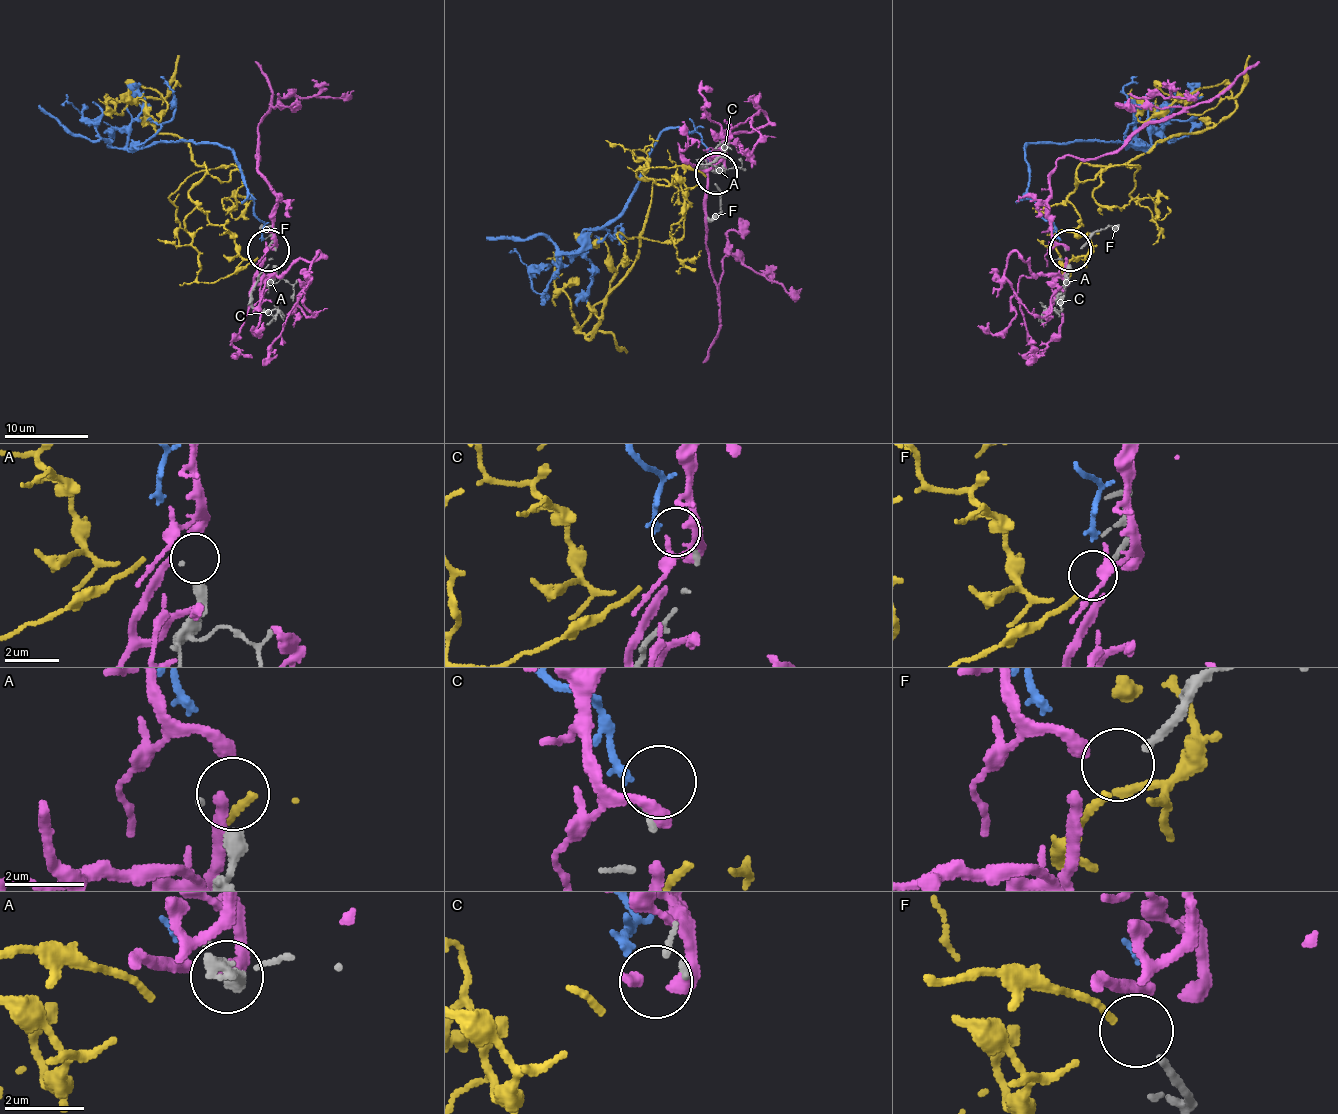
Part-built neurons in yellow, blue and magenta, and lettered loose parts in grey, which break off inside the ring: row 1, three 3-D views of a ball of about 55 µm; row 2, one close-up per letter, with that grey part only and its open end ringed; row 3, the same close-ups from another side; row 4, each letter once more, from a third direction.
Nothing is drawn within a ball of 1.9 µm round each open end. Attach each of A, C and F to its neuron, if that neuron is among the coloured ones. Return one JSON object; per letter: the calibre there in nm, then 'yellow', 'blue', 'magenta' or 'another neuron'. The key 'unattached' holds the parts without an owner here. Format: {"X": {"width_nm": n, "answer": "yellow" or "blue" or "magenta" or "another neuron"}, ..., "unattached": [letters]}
{"A": {"width_nm": 400, "answer": "another neuron"}, "C": {"width_nm": 180, "answer": "blue"}, "F": {"width_nm": 190, "answer": "yellow"}, "unattached": ["A"]}

